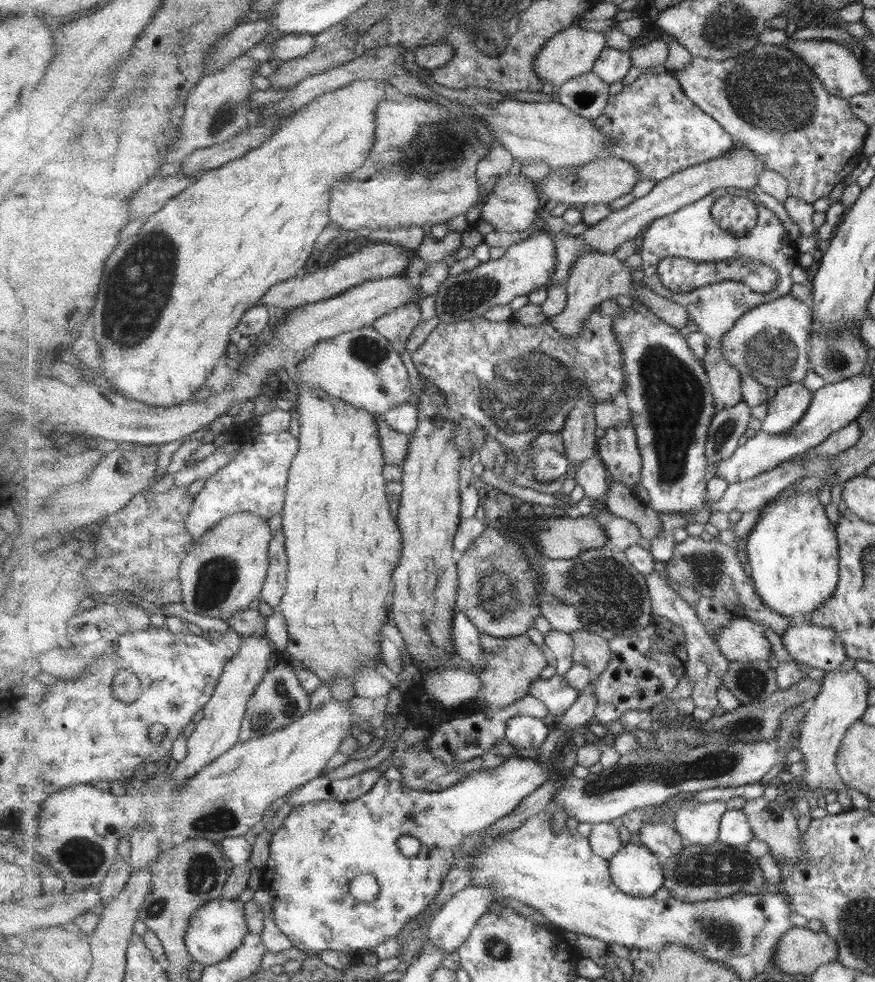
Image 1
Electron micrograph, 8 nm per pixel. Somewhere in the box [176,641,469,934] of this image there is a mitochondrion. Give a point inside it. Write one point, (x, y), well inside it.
(285, 705)

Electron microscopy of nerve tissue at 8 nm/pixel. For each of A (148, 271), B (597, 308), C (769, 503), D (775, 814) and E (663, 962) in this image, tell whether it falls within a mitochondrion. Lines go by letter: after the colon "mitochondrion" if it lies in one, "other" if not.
A: mitochondrion
B: other
C: other
D: mitochondrion
E: other

